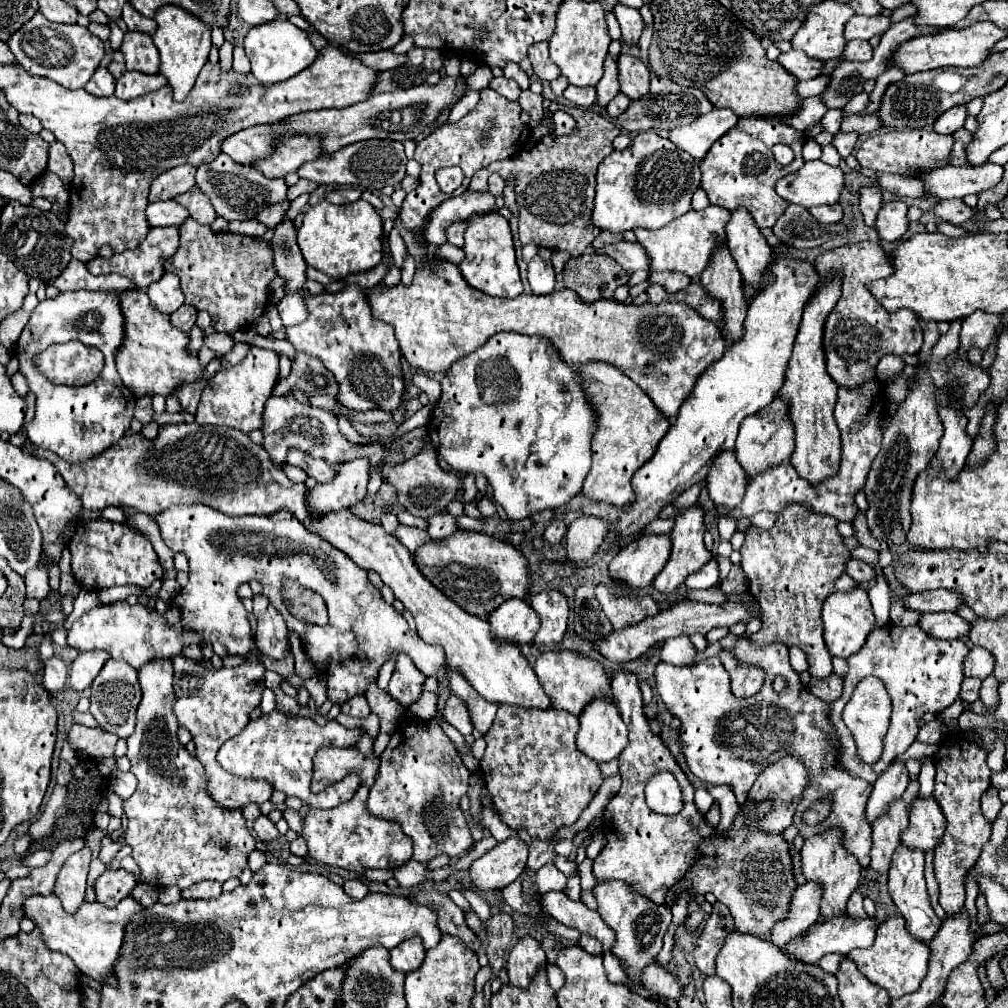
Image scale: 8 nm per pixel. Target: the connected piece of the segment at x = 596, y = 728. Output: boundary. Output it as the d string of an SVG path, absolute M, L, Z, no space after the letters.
M599 698L597 702L591 702L583 714L579 714L579 732L577 732L577 750L581 750L585 756L589 756L595 762L609 762L619 758L619 754L627 746L627 726L617 714L617 706L613 700L605 702L605 698Z

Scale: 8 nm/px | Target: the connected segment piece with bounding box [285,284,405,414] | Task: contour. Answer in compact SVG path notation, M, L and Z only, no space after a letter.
M353 284L353 286L345 286L337 294L327 294L327 292L315 294L315 296L307 294L305 306L309 312L307 320L297 326L285 328L285 338L295 346L297 352L305 352L309 356L321 358L325 368L333 372L333 376L339 382L339 402L345 408L359 410L359 412L381 408L381 410L393 414L401 406L401 396L405 392L405 382L403 382L403 374L401 374L401 352L399 352L399 344L395 340L393 328L371 316L371 308L367 304L365 290Z

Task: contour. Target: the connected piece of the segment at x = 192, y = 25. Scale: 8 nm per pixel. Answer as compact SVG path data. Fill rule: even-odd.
M173 4L157 10L155 22L157 22L157 32L153 34L153 42L161 56L159 72L161 76L167 78L169 86L173 88L173 100L181 102L191 92L201 68L207 64L207 56L211 50L211 30L199 18L193 18L191 14L187 14L185 10Z

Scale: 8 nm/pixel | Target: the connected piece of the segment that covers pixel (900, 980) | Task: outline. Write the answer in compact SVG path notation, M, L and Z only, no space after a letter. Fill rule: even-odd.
M891 916L877 926L873 946L869 946L865 950L855 948L847 954L847 958L851 958L855 962L857 970L867 980L885 988L891 998L901 998L905 994L915 992L919 988L921 980L925 978L927 960L929 960L929 946L925 942L917 942L915 938L909 936L909 932L905 930L905 920L901 916Z

